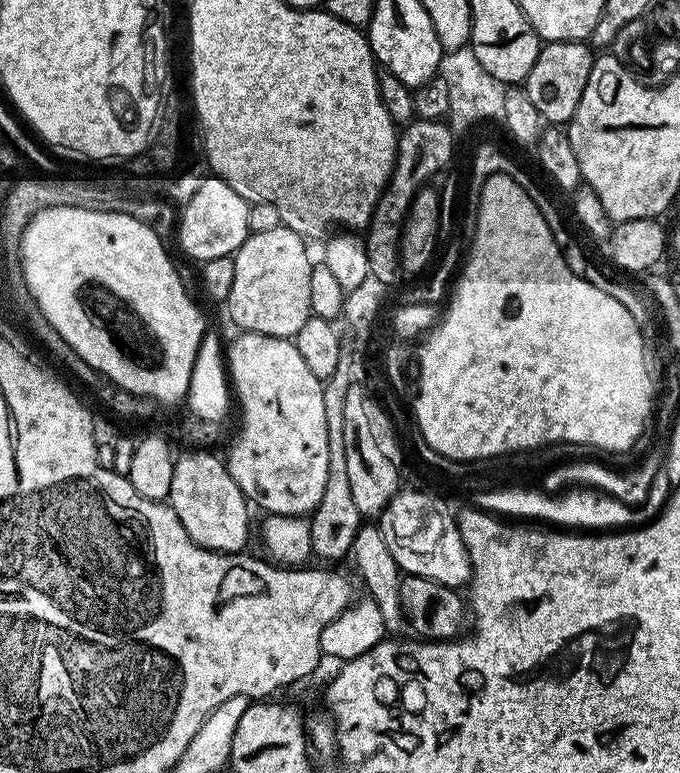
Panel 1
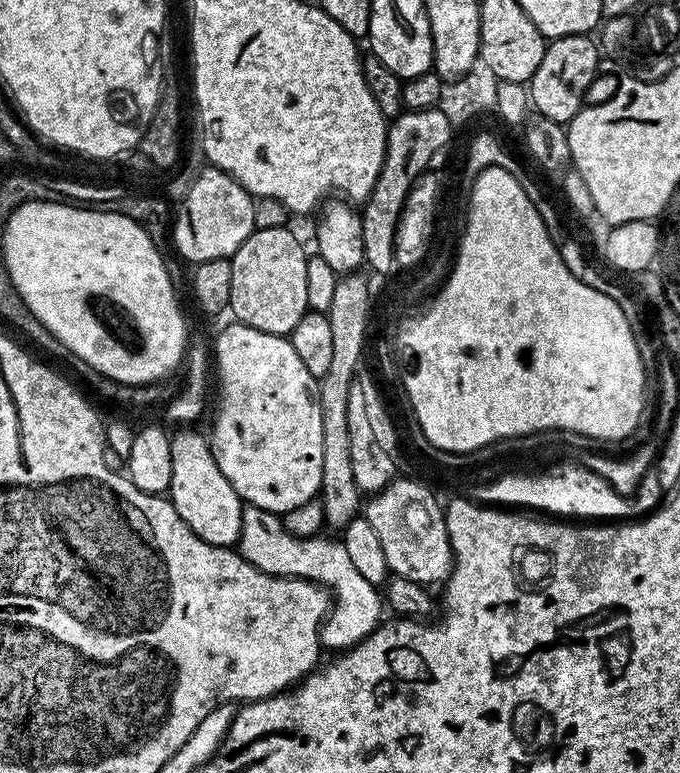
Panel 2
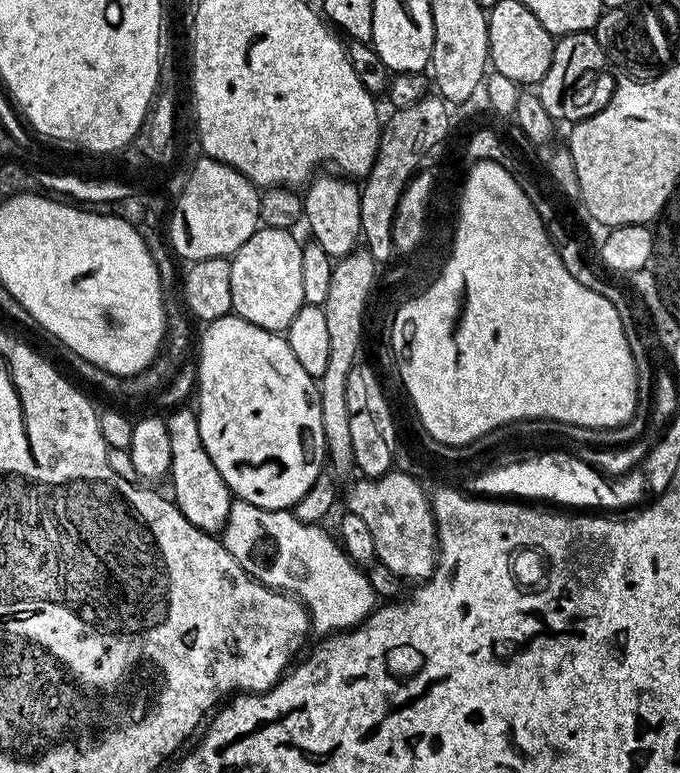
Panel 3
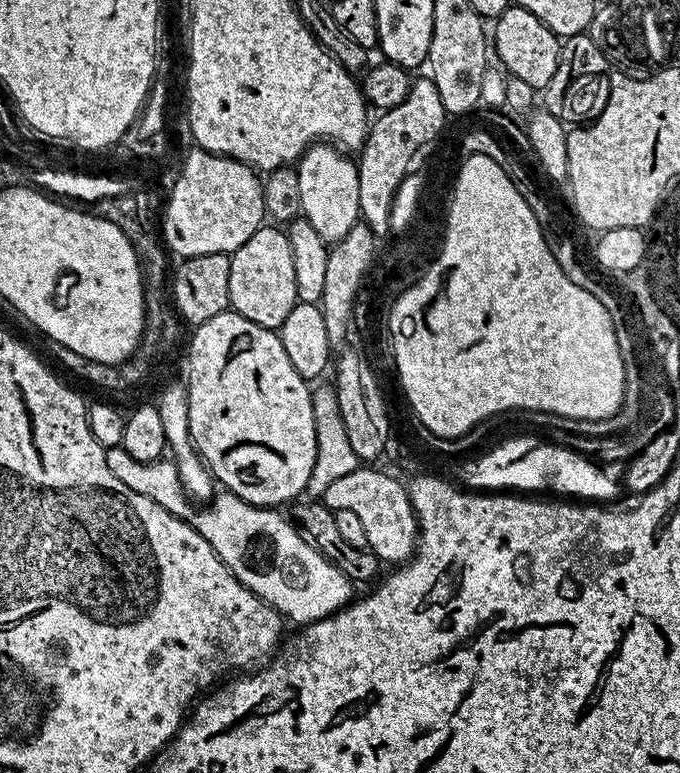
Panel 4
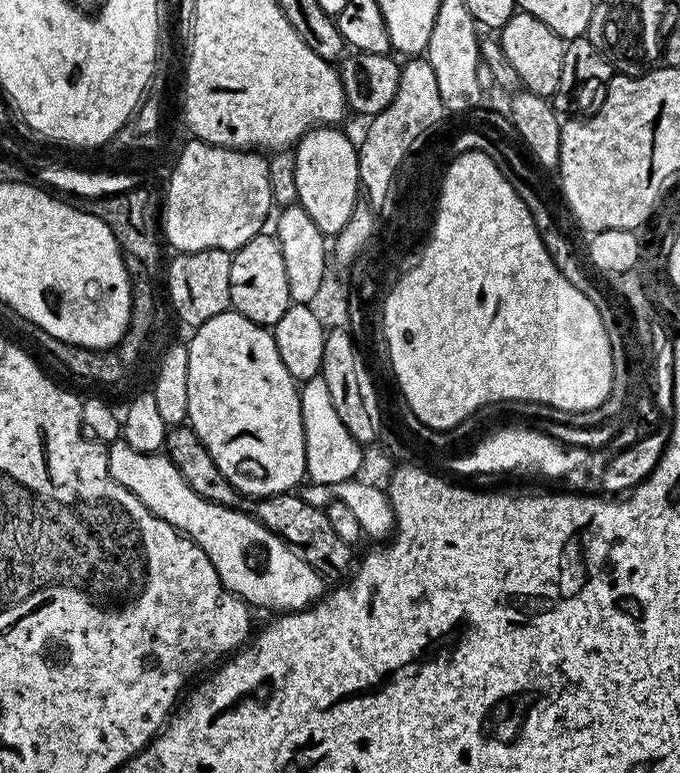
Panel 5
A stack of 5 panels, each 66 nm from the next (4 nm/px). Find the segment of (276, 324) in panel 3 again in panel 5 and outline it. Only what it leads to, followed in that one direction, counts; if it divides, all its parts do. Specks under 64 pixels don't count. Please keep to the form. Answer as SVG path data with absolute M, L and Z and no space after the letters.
M261 234L250 238L250 242L246 242L232 253L230 298L231 307L255 324L275 326L278 318L286 314L293 298L286 274L286 258L282 258L282 246L277 242L275 235Z

